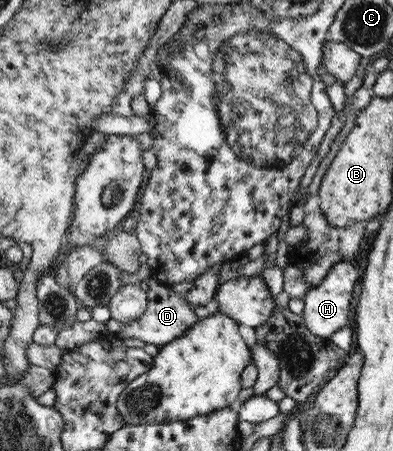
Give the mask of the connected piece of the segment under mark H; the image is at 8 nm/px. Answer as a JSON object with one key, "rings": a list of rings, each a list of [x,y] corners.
{"rings":[[[352,261],[337,262],[332,265],[329,273],[321,280],[320,284],[308,289],[303,296],[304,310],[303,317],[305,324],[314,334],[320,338],[330,338],[341,328],[348,327],[348,314],[350,314],[350,302],[352,302],[352,294],[354,294],[354,286],[361,280],[360,272],[356,266],[352,266]]]}

